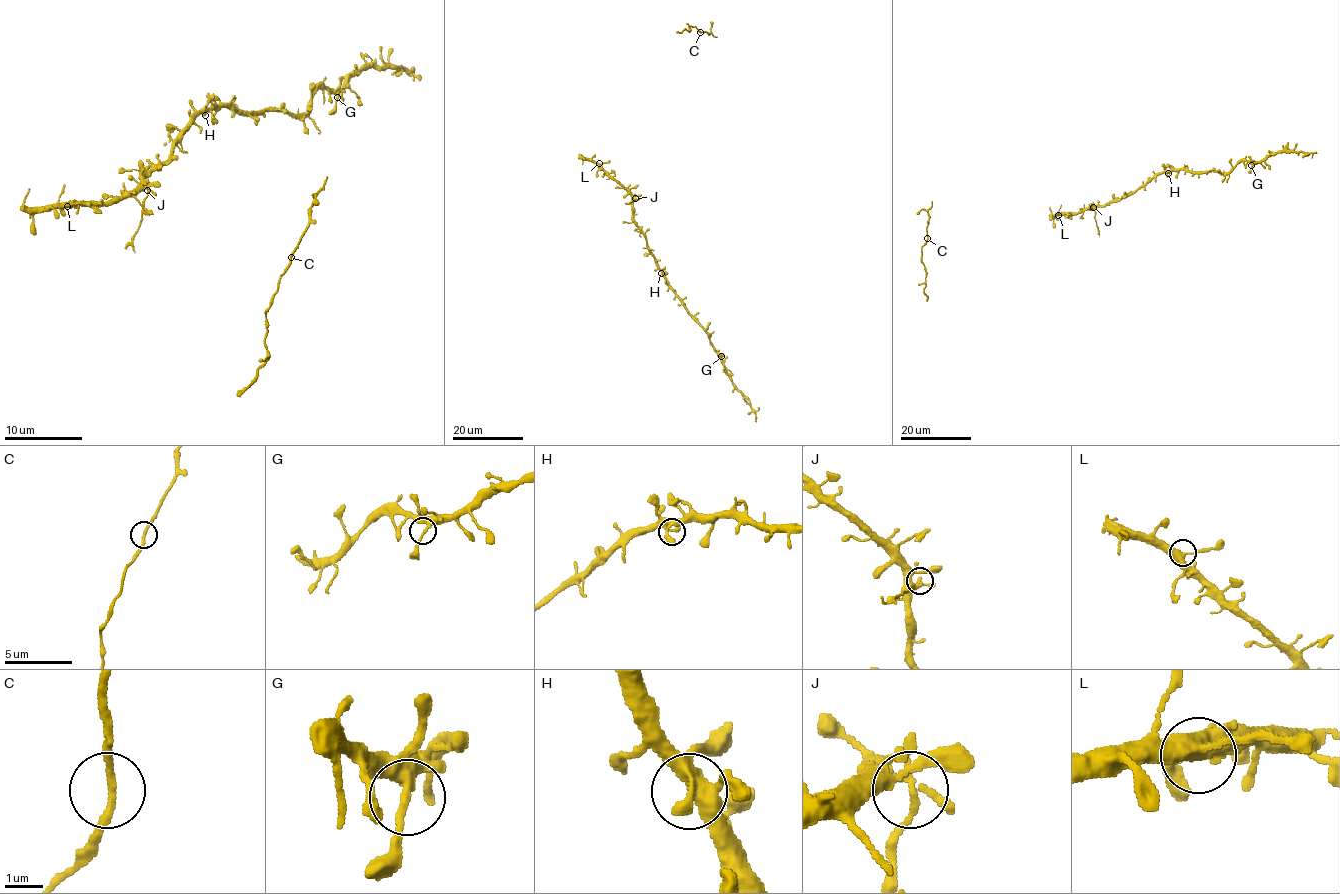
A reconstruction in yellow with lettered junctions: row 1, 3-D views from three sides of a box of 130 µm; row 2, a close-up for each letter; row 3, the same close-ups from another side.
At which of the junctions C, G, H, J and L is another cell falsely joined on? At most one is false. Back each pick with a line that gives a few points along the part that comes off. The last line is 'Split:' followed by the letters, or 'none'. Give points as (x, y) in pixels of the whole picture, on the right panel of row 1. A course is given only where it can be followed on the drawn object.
J: course (1094, 208), (1099, 236)
Split: J

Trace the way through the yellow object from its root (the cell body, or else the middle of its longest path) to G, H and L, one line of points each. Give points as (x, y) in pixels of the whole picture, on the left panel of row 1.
G: (139, 187), (172, 154), (176, 140), (205, 109), (232, 107), (302, 115), (320, 88), (330, 88), (337, 97)
H: (139, 187), (141, 181), (172, 154), (176, 140), (187, 125), (199, 113), (205, 115)
L: (139, 187), (104, 203), (71, 203), (67, 206)

